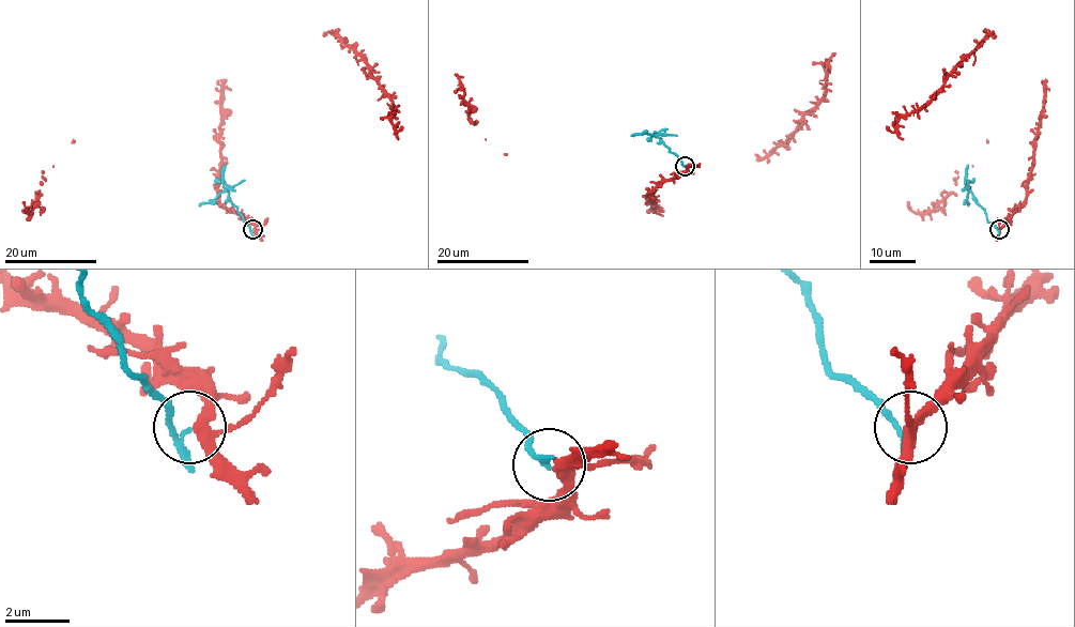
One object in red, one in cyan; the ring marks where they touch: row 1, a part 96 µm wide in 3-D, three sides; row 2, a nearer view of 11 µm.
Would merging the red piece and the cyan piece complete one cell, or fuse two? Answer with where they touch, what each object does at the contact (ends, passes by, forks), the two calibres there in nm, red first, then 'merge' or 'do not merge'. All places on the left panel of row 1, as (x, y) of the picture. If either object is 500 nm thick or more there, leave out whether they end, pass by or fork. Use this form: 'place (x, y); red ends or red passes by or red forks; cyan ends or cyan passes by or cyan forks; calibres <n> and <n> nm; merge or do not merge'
place (252, 229); red forks; cyan passes by; calibres 280 and 130 nm; do not merge

